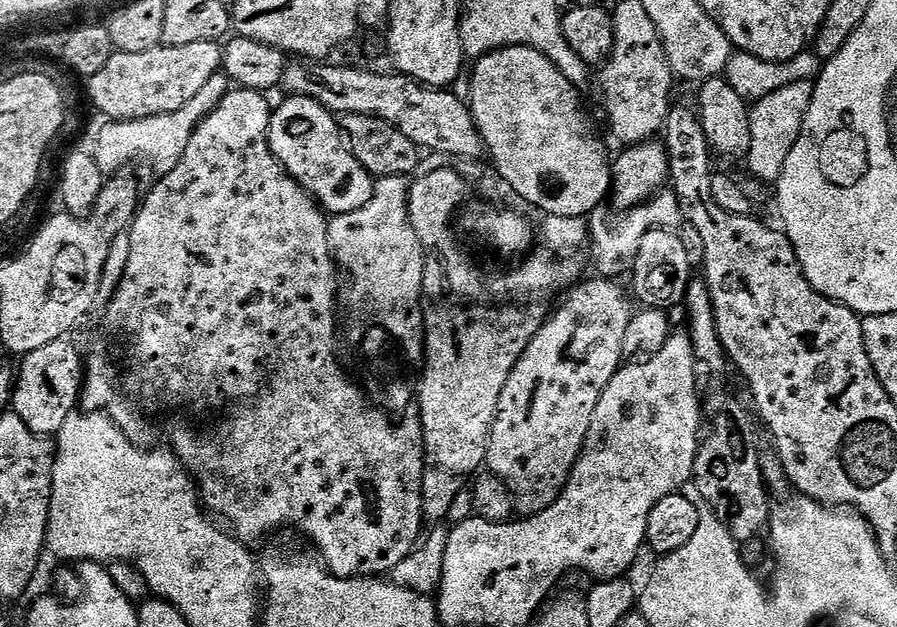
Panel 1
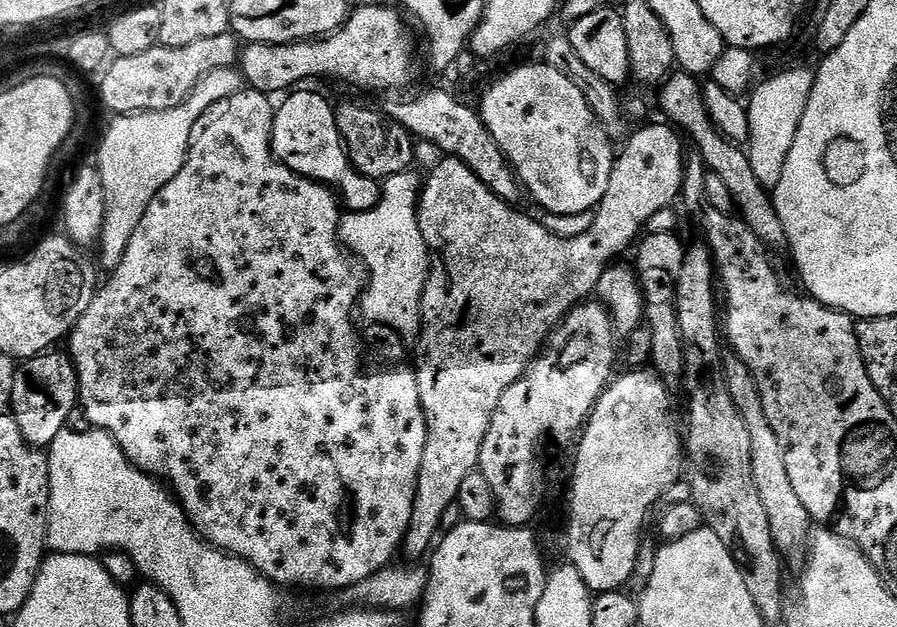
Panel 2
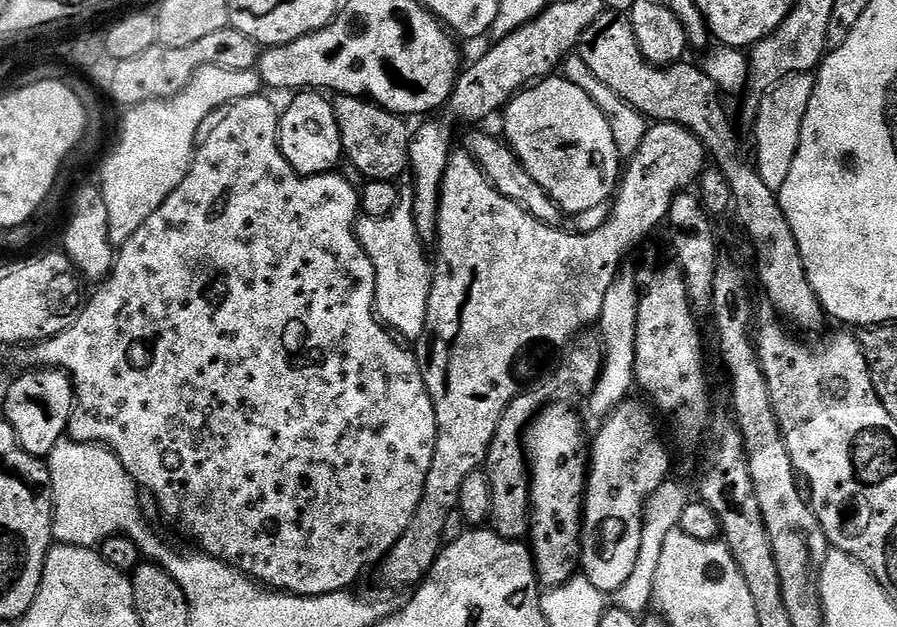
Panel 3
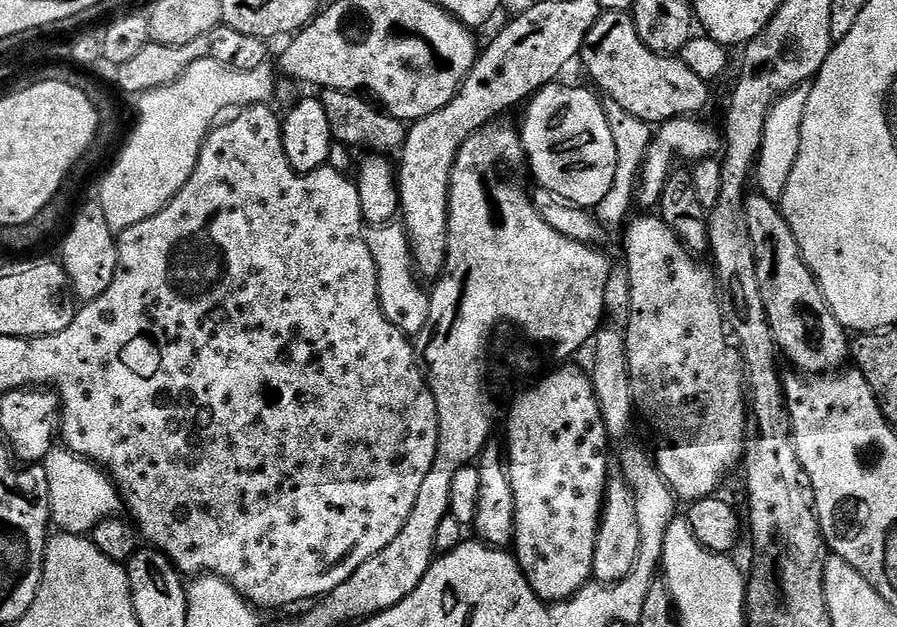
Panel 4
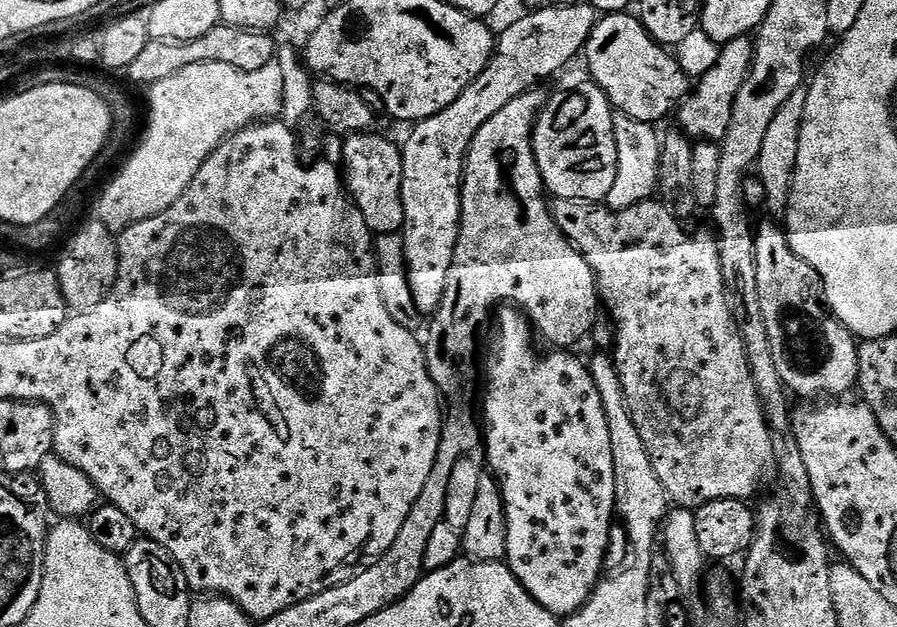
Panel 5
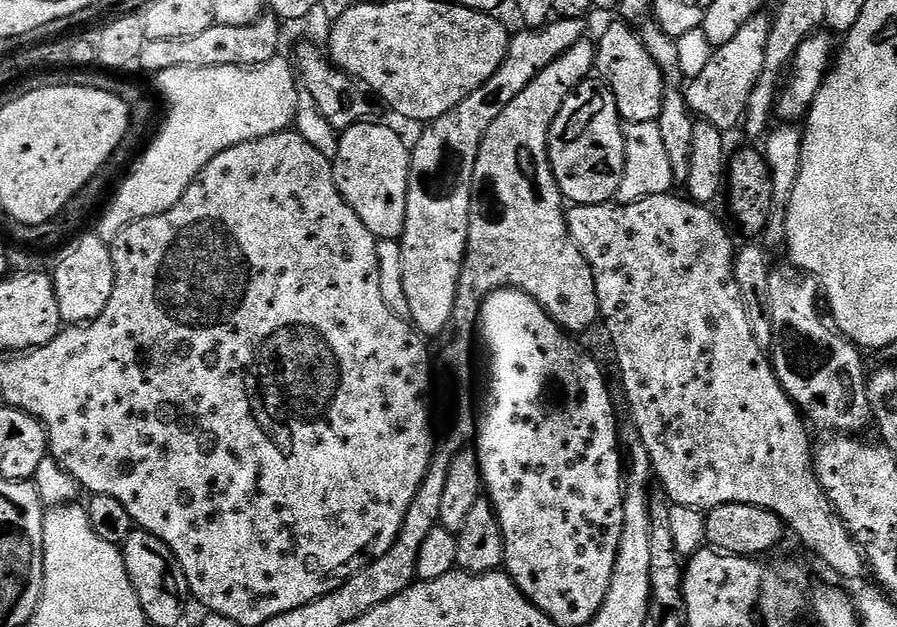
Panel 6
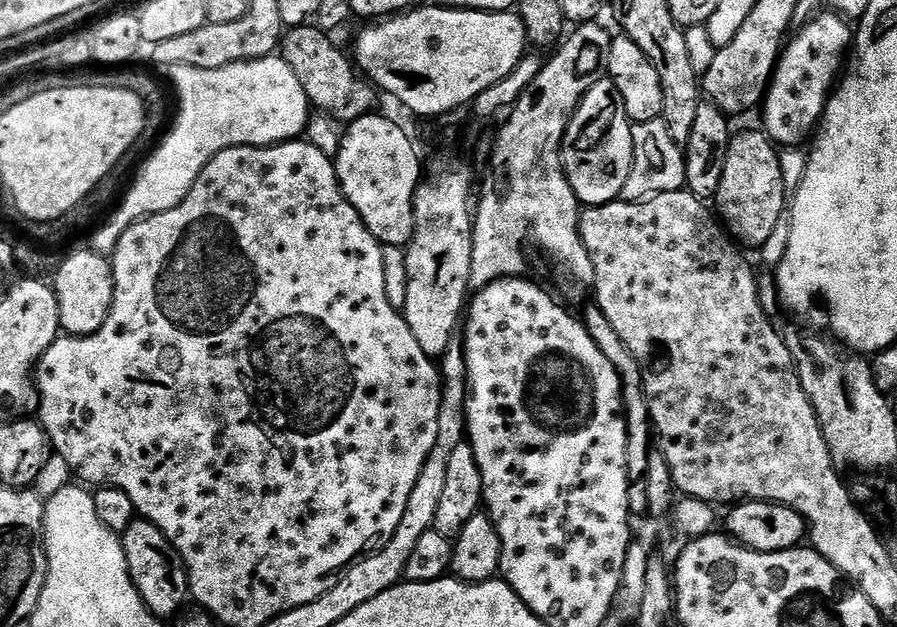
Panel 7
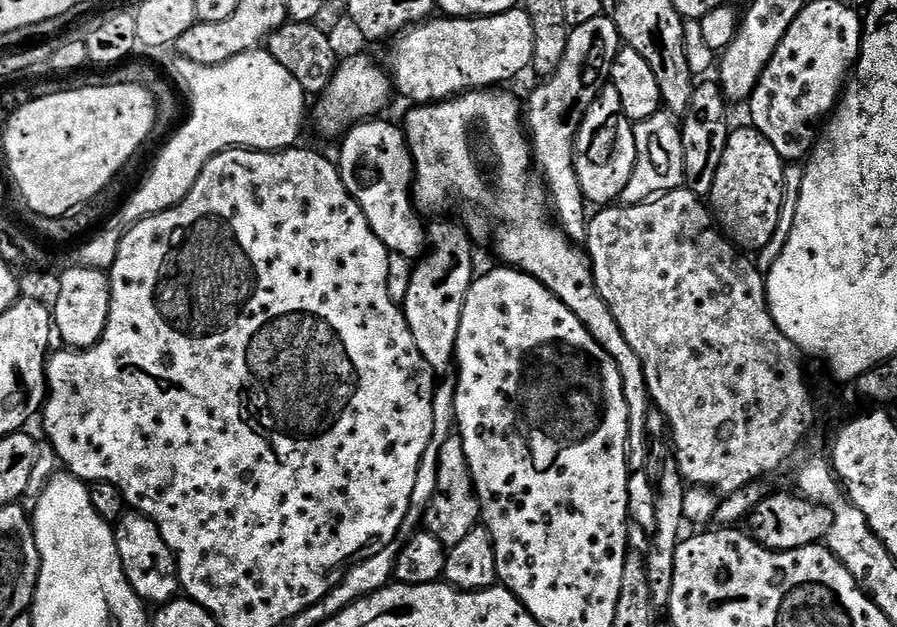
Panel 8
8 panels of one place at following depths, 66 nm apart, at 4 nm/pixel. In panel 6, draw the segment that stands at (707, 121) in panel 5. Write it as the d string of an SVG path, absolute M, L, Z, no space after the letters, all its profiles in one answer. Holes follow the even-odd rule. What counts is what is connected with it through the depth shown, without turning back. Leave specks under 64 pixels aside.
M757 14L748 19L742 30L738 30L738 34L734 34L734 38L730 38L730 42L719 45L713 51L710 66L699 69L698 72L698 76L700 76L700 112L698 108L698 116L700 120L710 120L712 125L721 130L741 127L744 117L748 114L750 96L754 94L754 88L764 69L766 44L771 30L771 19L768 16L764 17L764 14Z

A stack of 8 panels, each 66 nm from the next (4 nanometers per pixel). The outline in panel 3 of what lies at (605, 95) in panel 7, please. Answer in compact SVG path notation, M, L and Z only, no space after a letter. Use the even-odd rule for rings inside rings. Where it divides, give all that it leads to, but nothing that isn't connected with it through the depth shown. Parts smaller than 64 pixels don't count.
M553 74L517 92L503 109L503 116L503 139L516 153L530 178L534 178L534 182L546 190L561 213L575 214L594 210L607 205L611 196L613 199L618 188L616 179L622 176L622 157L614 142L614 134L610 134L610 122L606 122L606 114L594 106L586 90L578 90L574 82L564 79L563 75Z

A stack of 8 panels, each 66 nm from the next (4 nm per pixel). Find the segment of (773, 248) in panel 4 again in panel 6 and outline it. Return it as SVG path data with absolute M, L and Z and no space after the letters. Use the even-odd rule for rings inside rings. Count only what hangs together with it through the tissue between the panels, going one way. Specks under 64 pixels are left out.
M785 262L771 269L768 274L767 317L772 321L772 335L784 347L788 355L788 368L792 376L784 376L782 383L789 395L809 417L813 416L820 424L829 424L840 434L860 434L873 419L874 407L868 395L869 373L864 373L864 356L857 345L853 344L827 315L820 313L816 305L818 284L811 275L805 274L791 263Z

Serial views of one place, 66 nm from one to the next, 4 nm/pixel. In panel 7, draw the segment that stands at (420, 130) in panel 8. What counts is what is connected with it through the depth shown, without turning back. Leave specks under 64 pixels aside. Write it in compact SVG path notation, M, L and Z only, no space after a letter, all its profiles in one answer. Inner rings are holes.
M598 307L589 308L589 312L582 316L583 323L587 327L590 338L594 338L598 350L602 350L602 354L606 354L606 358L610 358L614 370L620 376L620 390L624 393L624 417L628 420L628 445L626 446L628 479L632 482L640 482L647 474L648 453L654 448L654 429L652 420L648 416L648 399L644 393L642 370L638 366L634 354L630 354L630 350L626 350L626 342L622 342L622 338L618 338L618 330L614 330L614 326L610 326L610 318L606 318L606 314Z

